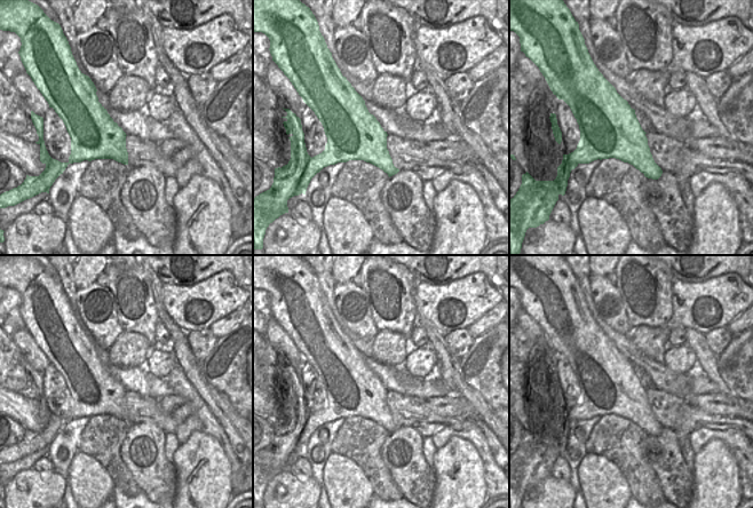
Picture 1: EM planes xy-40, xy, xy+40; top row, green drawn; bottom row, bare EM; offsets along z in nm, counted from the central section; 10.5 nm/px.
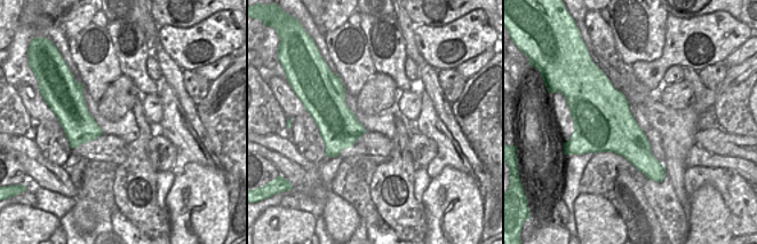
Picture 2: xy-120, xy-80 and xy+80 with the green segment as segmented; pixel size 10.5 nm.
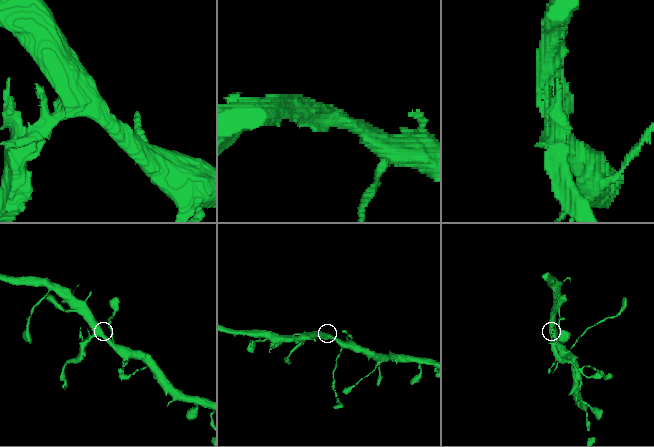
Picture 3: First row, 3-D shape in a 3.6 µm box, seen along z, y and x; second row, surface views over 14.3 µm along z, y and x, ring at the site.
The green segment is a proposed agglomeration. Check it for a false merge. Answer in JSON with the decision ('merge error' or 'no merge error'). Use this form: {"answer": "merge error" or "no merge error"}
{"answer": "merge error"}

